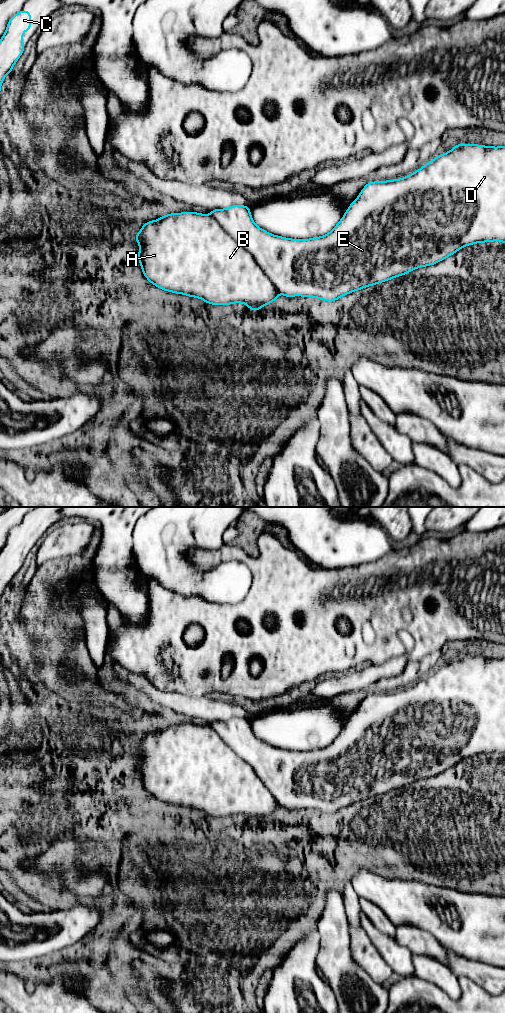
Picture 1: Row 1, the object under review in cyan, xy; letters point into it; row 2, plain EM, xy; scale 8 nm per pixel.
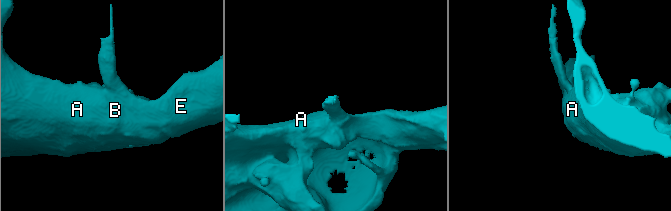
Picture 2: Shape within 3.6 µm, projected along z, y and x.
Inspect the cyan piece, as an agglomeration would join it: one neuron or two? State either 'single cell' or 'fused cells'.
single cell

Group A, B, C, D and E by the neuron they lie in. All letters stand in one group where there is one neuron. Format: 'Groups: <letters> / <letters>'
Groups: A B C D E

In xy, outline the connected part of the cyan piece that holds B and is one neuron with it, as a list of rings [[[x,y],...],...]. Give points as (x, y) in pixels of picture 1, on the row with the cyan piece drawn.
[[[457,144],[454,145],[452,150],[436,156],[407,177],[386,180],[384,182],[368,182],[361,190],[359,196],[349,205],[349,208],[338,224],[327,235],[320,237],[290,239],[273,235],[255,224],[251,216],[250,207],[245,205],[232,205],[225,209],[214,209],[210,211],[209,215],[196,212],[166,214],[160,219],[147,221],[141,229],[140,232],[136,233],[136,237],[134,238],[140,247],[140,251],[137,255],[135,254],[135,258],[139,259],[142,273],[147,280],[164,291],[200,298],[205,303],[212,305],[243,303],[251,311],[260,310],[264,305],[272,303],[278,299],[280,293],[287,298],[303,296],[333,302],[354,291],[405,275],[420,267],[436,264],[455,254],[462,247],[492,241],[505,243],[505,147]]]

